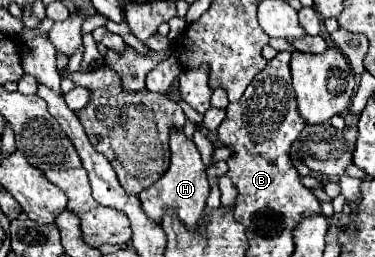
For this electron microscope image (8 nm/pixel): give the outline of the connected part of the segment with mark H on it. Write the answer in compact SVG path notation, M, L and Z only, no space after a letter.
M175 132L175 136L171 136L169 140L171 146L171 166L169 170L149 188L145 188L139 194L143 212L157 224L161 224L163 216L167 214L167 210L171 210L185 226L187 230L195 230L199 224L199 218L203 214L205 208L205 200L209 196L209 182L207 182L207 174L205 174L205 164L201 162L199 150L195 148L193 140L187 140L183 136L183 132Z

